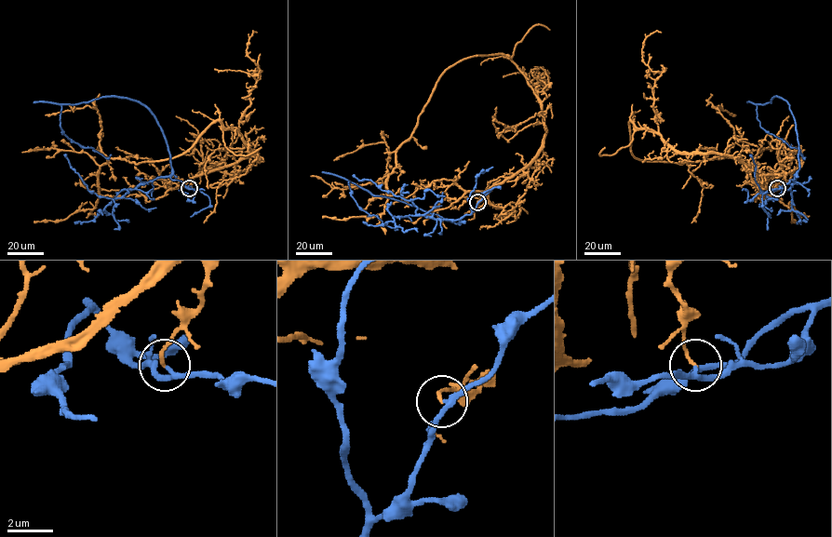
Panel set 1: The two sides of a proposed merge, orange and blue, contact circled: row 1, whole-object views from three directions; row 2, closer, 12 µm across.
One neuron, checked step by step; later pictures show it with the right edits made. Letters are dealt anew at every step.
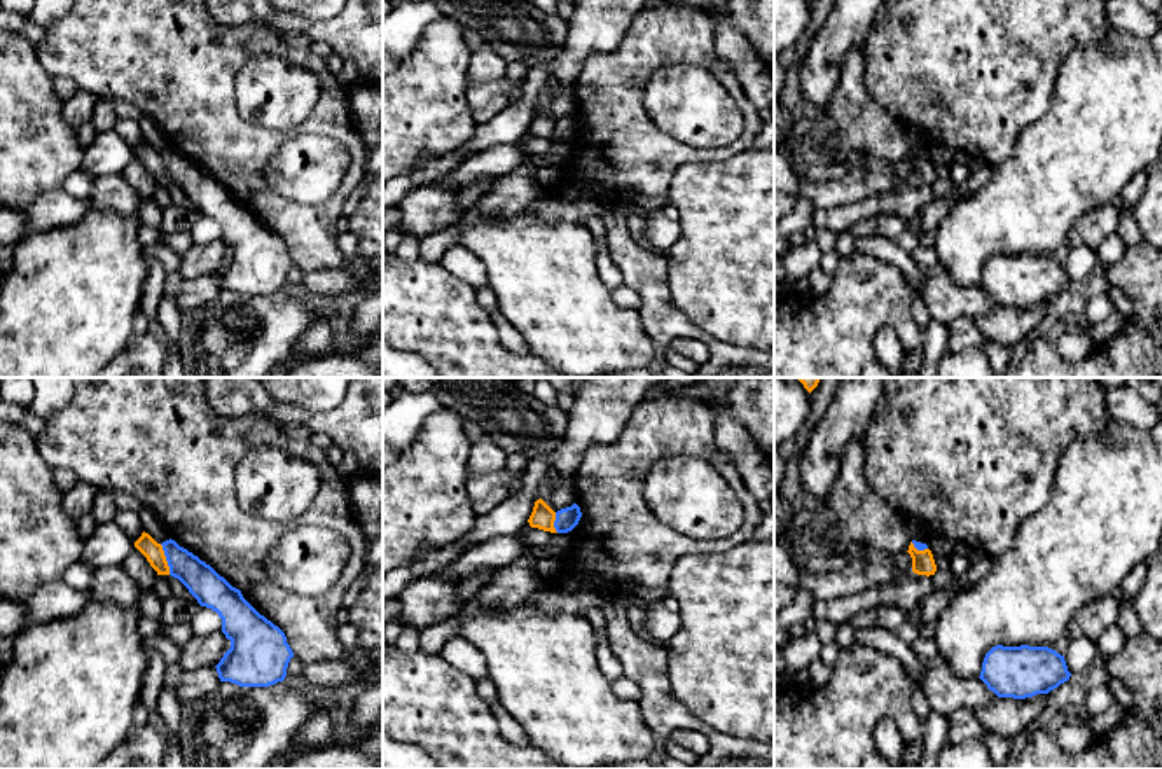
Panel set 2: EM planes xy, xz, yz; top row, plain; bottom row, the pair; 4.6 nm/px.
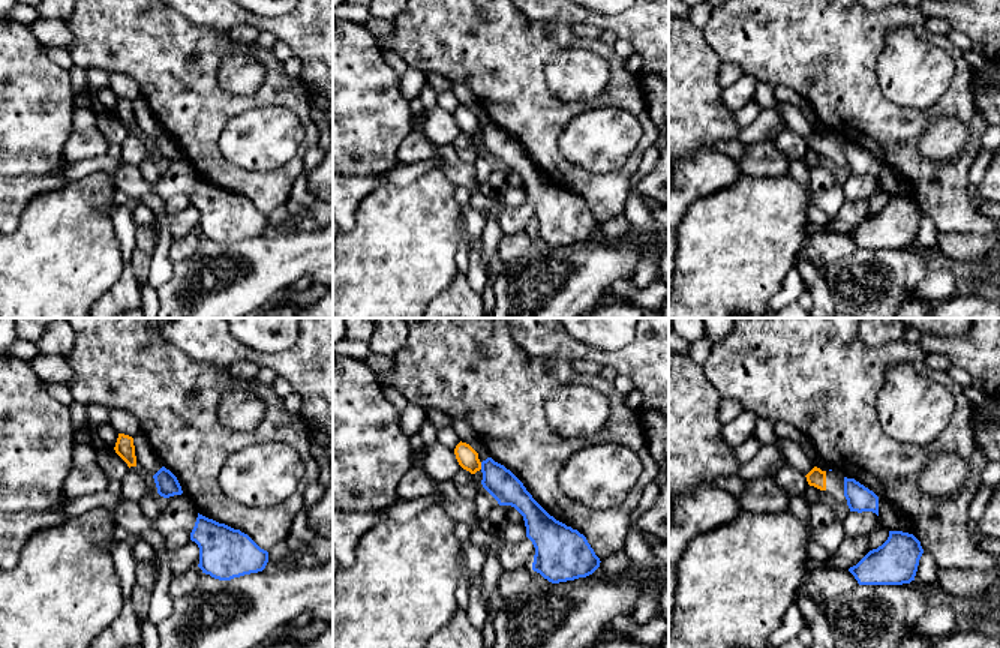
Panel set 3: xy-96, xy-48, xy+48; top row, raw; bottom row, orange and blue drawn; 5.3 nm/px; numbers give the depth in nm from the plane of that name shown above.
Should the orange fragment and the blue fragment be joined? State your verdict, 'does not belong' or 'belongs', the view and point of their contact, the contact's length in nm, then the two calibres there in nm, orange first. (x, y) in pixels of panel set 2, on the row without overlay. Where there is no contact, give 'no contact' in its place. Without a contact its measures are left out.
does not belong; meets orange in xy at (165, 168); contact 150 nm long; 90 nm thick on the orange side, 160 nm on the other

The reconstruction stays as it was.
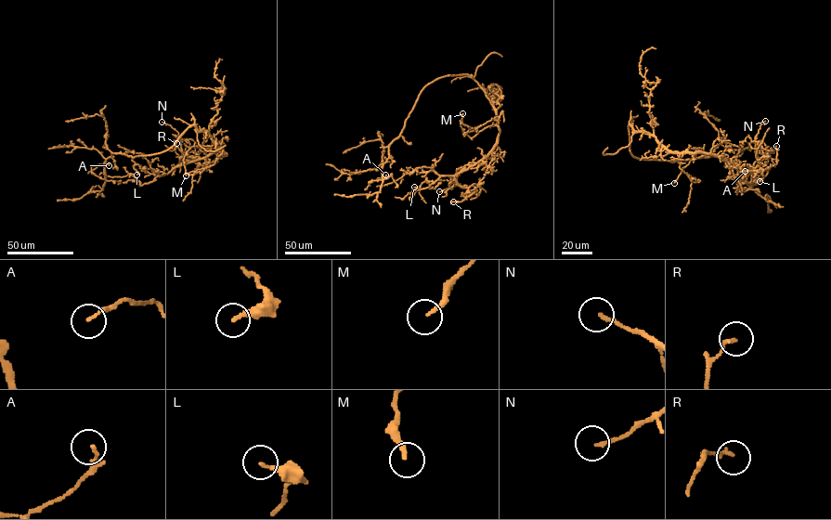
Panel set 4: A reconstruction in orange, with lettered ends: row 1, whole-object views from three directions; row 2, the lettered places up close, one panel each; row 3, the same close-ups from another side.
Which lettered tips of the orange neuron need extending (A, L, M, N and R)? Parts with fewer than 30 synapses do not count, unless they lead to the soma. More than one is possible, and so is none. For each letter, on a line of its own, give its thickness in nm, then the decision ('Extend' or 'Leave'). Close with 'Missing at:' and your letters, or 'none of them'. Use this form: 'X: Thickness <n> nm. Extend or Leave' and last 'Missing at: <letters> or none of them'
A: Thickness 140 nm. Leave
L: Thickness 200 nm. Leave
M: Thickness 180 nm. Leave
N: Thickness 160 nm. Leave
R: Thickness 150 nm. Leave
Missing at: none of them

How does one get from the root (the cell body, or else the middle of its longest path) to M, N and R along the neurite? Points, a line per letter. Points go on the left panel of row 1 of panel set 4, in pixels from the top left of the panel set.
M: (192, 124), (205, 132), (220, 149), (215, 145), (191, 147), (183, 160), (186, 175)
N: (192, 124), (205, 132), (223, 149), (178, 165), (183, 159), (179, 135), (162, 122)
R: (192, 124), (223, 149), (209, 154), (206, 161), (210, 162), (202, 165), (182, 158), (175, 151), (176, 143)

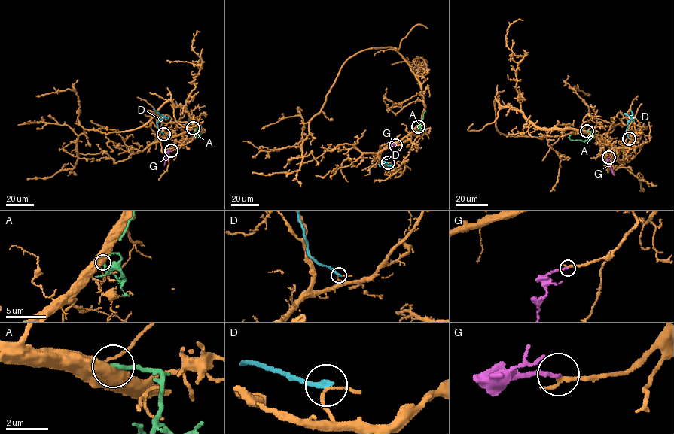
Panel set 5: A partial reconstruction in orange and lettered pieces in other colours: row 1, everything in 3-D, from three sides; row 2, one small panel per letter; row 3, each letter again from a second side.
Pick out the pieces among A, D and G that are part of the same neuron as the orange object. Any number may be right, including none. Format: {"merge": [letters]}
{"merge": ["G"]}

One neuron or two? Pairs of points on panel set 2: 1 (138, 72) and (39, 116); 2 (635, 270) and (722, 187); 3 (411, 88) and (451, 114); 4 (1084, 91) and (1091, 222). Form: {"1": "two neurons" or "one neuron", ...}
{"1": "two neurons", "2": "two neurons", "3": "one neuron", "4": "two neurons"}

